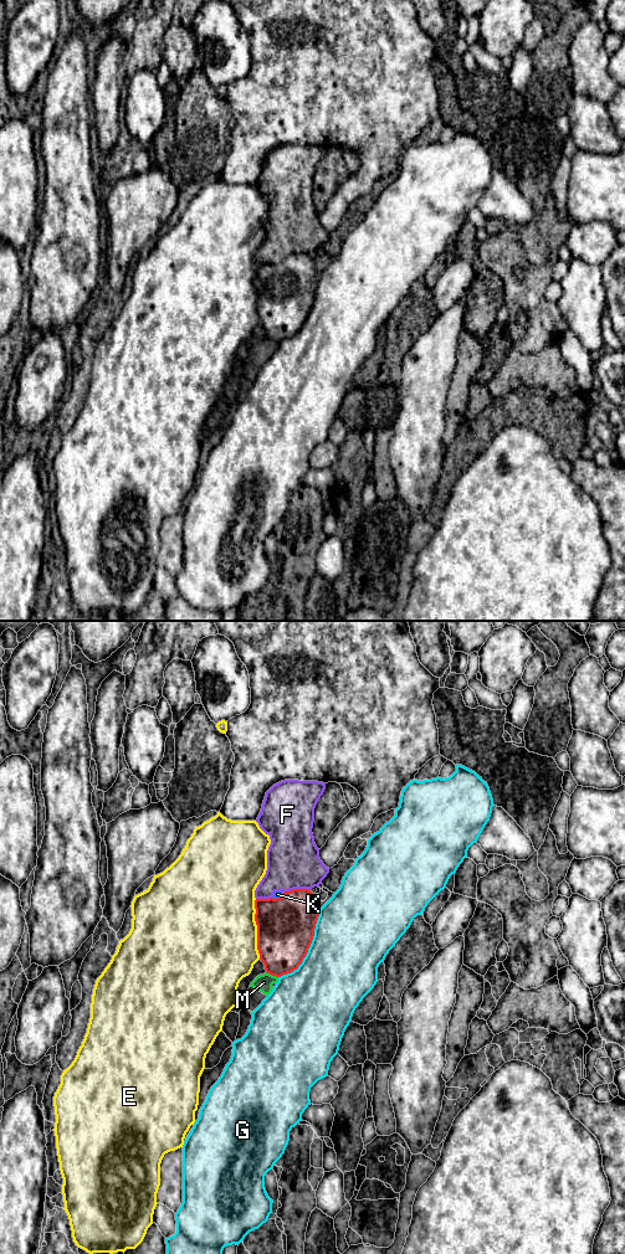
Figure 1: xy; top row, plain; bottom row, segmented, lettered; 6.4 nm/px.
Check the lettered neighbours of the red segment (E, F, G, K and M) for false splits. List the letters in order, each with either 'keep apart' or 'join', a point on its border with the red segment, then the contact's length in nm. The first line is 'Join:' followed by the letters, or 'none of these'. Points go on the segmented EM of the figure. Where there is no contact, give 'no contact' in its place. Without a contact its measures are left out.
Join: none of these
E: keep apart; meets red in xy at (257, 929); contact 400 nm long
F: keep apart; meets red in xy at (296, 889); contact 180 nm long
G: keep apart; meets red in xy at (308, 947); contact 550 nm long
K: keep apart; meets red in xy at (277, 898); contact 90 nm long
M: keep apart; meets red in xy at (272, 975); contact 90 nm long

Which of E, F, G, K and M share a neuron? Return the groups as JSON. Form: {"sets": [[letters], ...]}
{"sets": [["E"], ["F", "K"], ["G"], ["M"]]}

